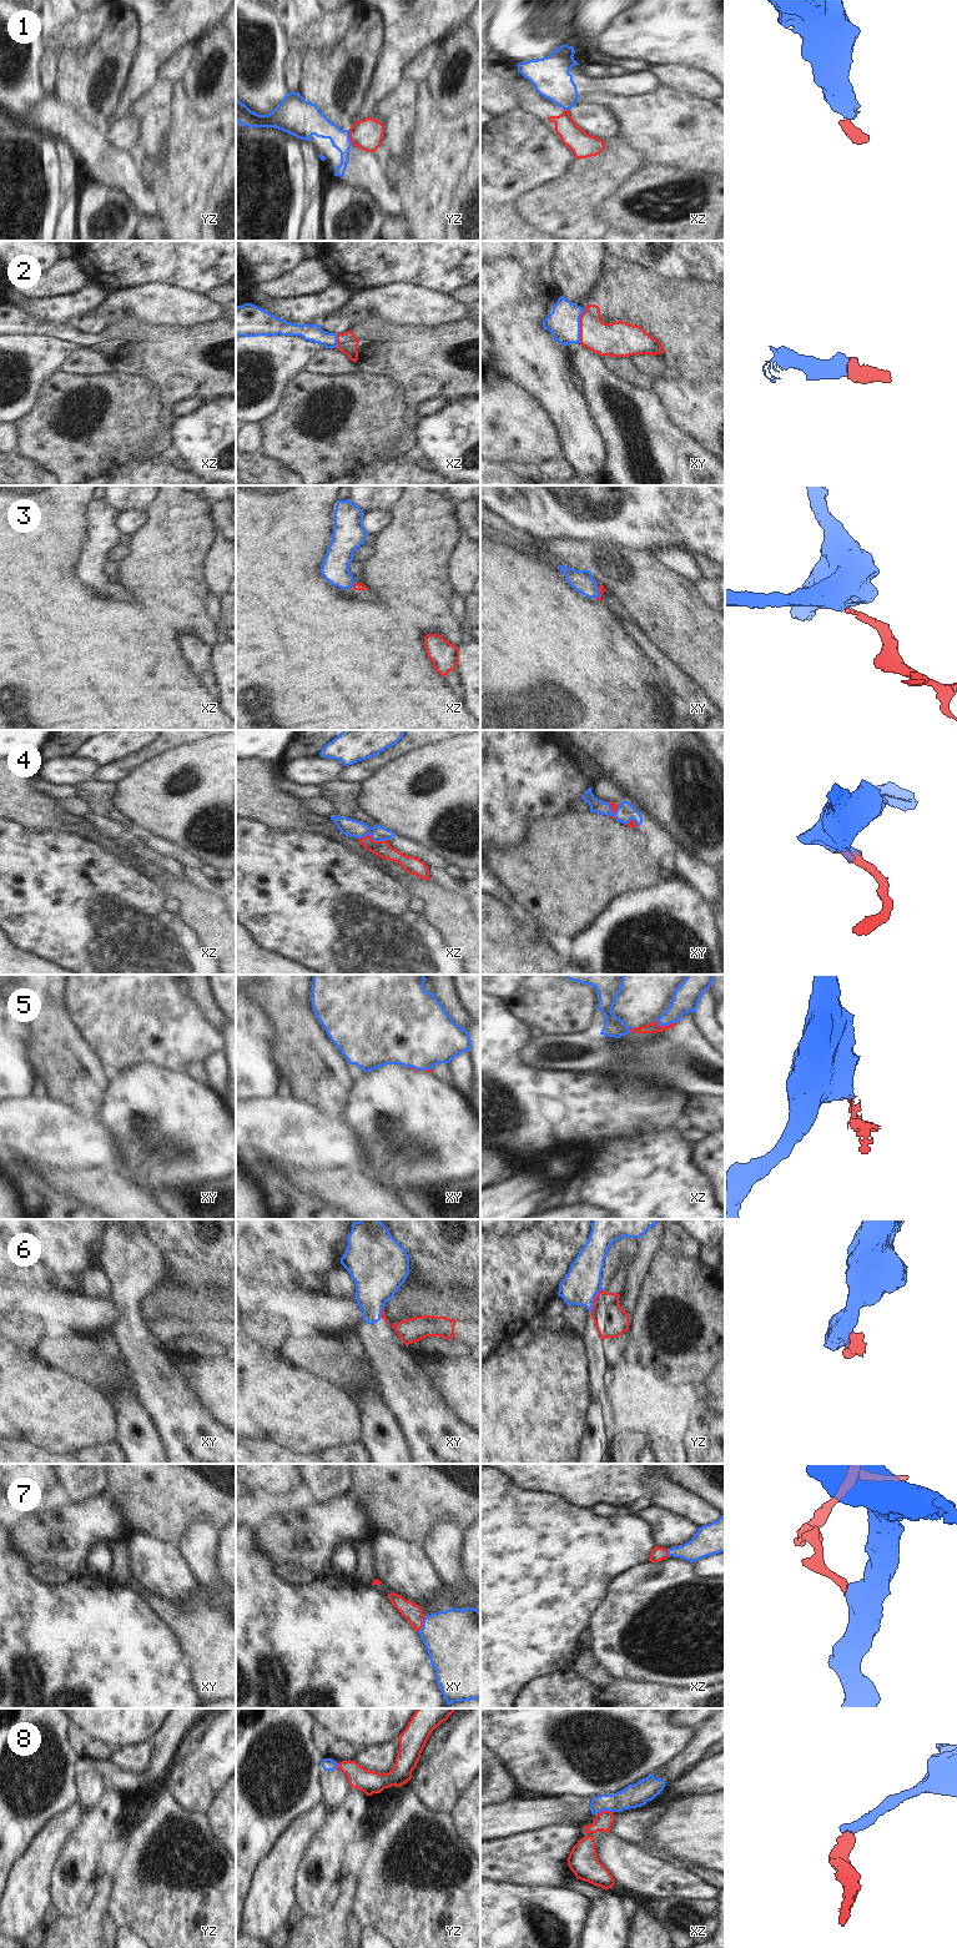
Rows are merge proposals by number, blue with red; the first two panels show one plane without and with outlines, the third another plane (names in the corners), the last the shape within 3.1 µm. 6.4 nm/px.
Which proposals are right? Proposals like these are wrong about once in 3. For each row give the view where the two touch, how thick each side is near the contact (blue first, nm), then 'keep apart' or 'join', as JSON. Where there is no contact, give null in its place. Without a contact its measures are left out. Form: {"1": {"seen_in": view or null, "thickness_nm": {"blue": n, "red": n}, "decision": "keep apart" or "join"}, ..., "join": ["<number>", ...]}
{"1": {"seen_in": "yz", "thickness_nm": {"blue": 160, "red": 200}, "decision": "keep apart"}, "2": {"seen_in": "xy", "thickness_nm": {"blue": 200, "red": 220}, "decision": "join"}, "3": {"seen_in": "xy", "thickness_nm": {"blue": 140, "red": 40}, "decision": "join"}, "4": {"seen_in": "xz", "thickness_nm": {"blue": 110, "red": 110}, "decision": "join"}, "5": {"seen_in": "xz", "thickness_nm": {"blue": 170, "red": 70}, "decision": "keep apart"}, "6": {"seen_in": "yz", "thickness_nm": {"blue": 240, "red": 220}, "decision": "keep apart"}, "7": {"seen_in": "xy", "thickness_nm": {"blue": 400, "red": 120}, "decision": "join"}, "8": {"seen_in": "xz", "thickness_nm": {"blue": 150, "red": 120}, "decision": "join"}, "join": ["2", "3", "4", "7", "8"]}

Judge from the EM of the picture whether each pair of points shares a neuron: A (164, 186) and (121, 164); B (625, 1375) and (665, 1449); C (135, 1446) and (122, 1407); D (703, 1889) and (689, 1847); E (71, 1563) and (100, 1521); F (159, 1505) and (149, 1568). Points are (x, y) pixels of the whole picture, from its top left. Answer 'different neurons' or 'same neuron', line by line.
A: different neurons
B: different neurons
C: same neuron
D: different neurons
E: same neuron
F: different neurons

